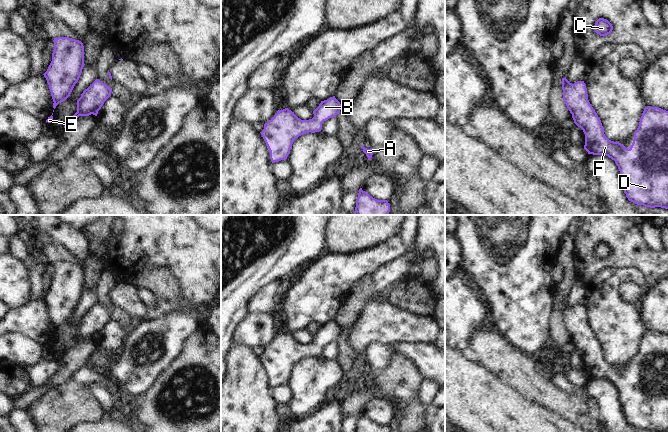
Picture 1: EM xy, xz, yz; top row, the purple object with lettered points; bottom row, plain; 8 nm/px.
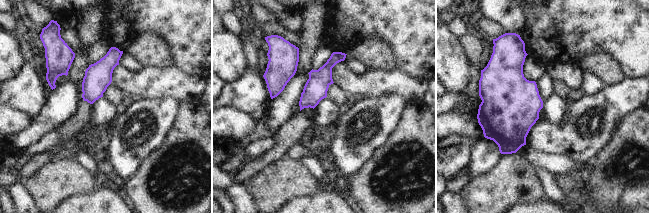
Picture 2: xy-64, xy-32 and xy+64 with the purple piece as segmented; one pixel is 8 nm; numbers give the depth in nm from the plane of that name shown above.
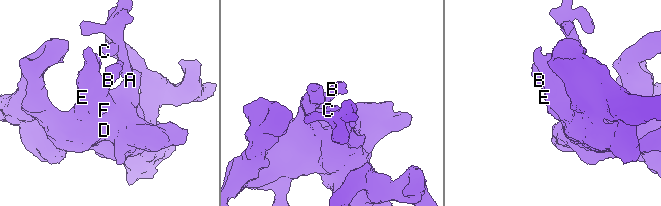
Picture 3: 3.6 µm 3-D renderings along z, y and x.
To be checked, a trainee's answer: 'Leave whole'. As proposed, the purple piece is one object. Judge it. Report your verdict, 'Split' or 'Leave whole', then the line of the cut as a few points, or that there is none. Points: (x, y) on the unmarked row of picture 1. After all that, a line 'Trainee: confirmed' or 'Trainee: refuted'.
Leave whole. No split
Trainee: confirmed

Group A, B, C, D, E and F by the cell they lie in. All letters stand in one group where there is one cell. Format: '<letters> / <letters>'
A B C D E F

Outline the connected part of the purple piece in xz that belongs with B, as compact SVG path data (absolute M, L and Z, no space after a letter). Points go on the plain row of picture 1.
M335 320L321 325L313 335L314 341L309 344L301 344L288 332L278 334L260 356L270 375L272 387L286 384L296 362L308 356L321 355L322 347L336 341L340 334L341 328Z

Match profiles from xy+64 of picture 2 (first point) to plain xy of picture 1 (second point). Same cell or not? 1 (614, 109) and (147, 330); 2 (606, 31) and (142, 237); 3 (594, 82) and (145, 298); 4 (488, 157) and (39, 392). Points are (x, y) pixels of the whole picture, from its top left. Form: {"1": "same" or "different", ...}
{"1": "same", "2": "same", "3": "same", "4": "different"}

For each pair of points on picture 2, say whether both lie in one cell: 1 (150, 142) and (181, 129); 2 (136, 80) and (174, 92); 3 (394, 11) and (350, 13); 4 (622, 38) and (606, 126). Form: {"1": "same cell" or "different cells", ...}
{"1": "different cells", "2": "same cell", "3": "same cell", "4": "different cells"}

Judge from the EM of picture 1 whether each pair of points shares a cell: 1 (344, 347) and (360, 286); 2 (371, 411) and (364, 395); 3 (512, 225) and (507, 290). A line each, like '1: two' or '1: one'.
1: one
2: two
3: one

